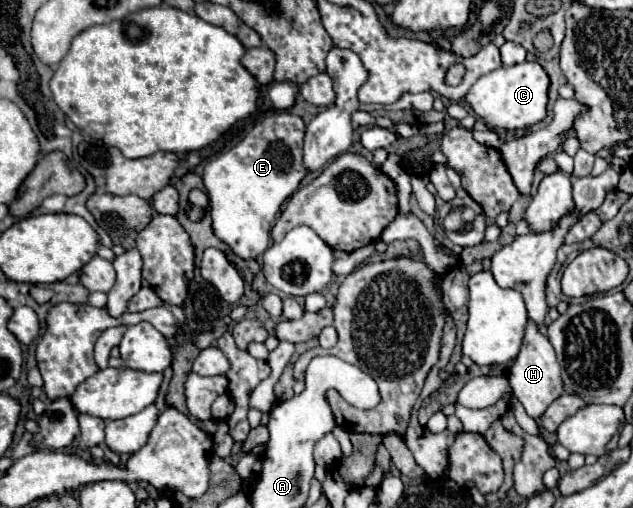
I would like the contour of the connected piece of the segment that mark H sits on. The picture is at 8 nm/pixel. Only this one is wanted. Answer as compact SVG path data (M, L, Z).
M528 322L520 354L516 356L516 360L514 360L512 368L510 368L508 380L510 380L514 396L526 408L526 414L536 418L536 420L564 392L564 384L562 384L562 378L560 378L560 364L556 360L556 352L552 350L552 344L548 342L548 338L544 334L540 334L540 330L538 330L538 326L534 322Z

